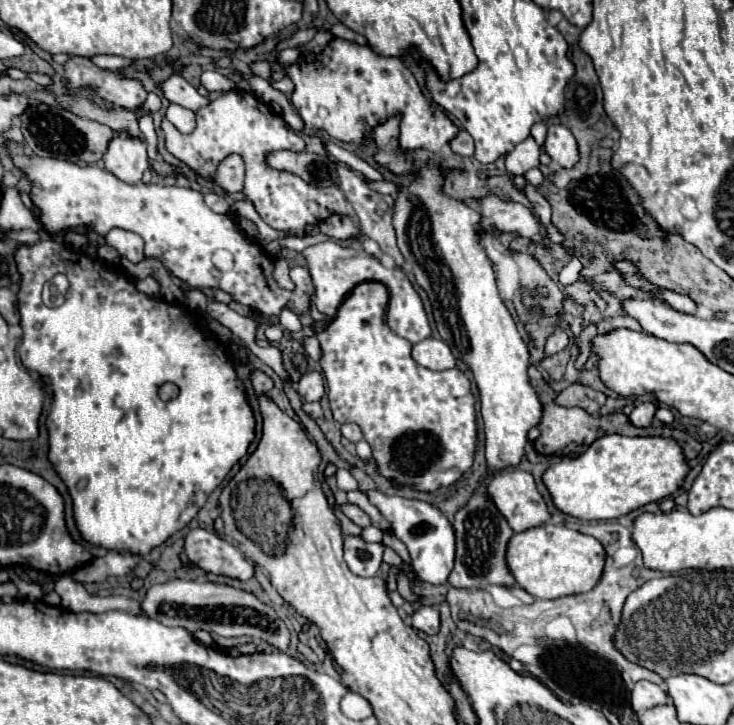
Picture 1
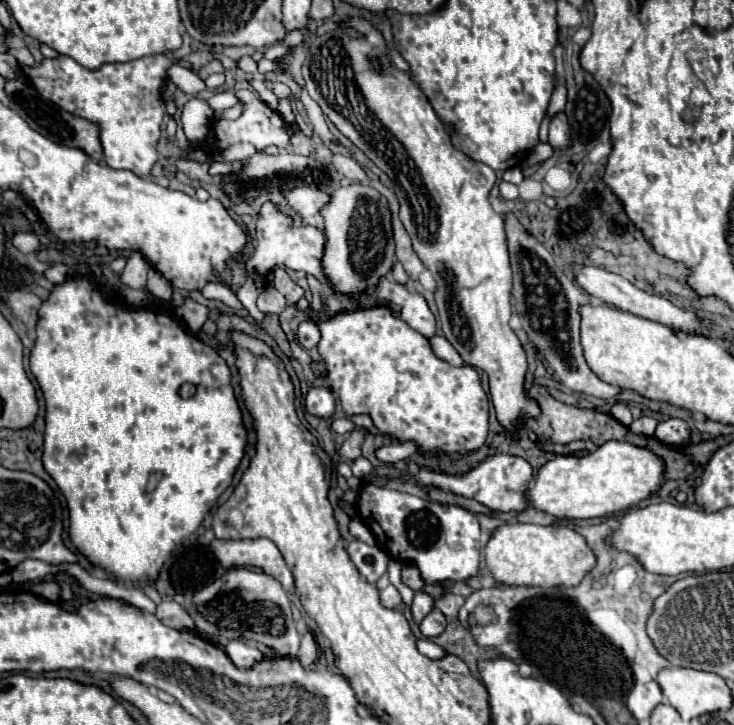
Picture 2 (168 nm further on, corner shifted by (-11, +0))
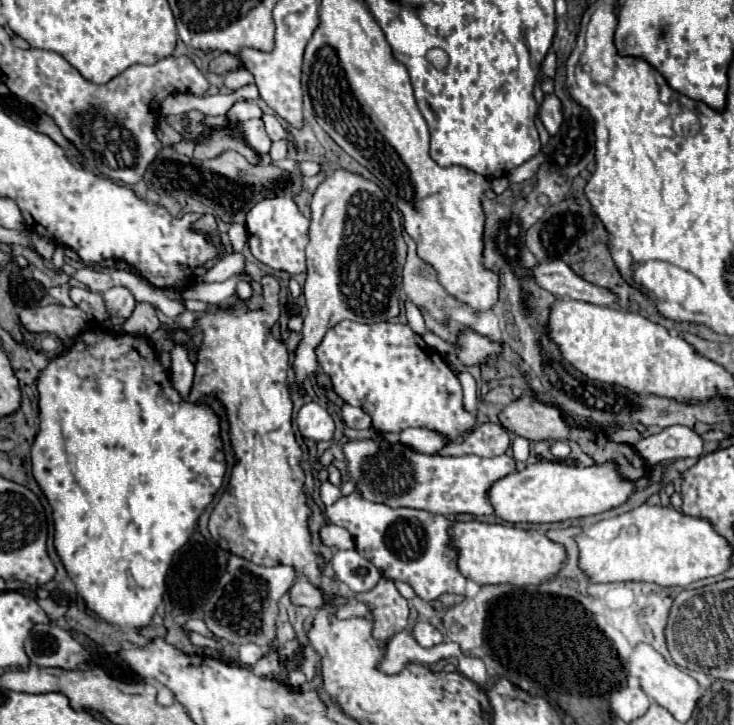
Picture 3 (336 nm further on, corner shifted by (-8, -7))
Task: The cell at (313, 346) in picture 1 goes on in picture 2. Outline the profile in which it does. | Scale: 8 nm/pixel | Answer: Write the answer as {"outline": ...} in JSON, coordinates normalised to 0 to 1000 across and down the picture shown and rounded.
{"outline":[[[413,443],[413,446],[407,448],[405,468],[407,468],[407,473],[410,473],[416,481],[429,479],[429,476],[435,473],[435,465],[437,465],[437,459],[435,459],[435,454],[432,454],[432,448],[429,448],[426,443]]]}

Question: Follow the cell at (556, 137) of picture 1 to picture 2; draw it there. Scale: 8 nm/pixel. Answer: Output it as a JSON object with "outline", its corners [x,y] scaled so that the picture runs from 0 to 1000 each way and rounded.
{"outline":[[[764,153],[751,164],[748,172],[748,200],[756,206],[770,206],[778,194],[775,172],[772,172],[772,159]]]}

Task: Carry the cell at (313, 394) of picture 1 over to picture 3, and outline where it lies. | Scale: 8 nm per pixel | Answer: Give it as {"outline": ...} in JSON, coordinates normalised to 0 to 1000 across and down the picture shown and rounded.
{"outline":[[[417,554],[406,568],[406,593],[422,607],[450,607],[455,599],[455,579],[447,566],[431,554]]]}

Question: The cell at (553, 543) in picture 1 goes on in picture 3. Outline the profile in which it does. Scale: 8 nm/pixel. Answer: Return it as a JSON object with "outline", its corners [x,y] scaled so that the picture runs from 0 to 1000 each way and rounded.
{"outline":[[[651,717],[621,720],[613,728],[616,750],[627,756],[624,783],[654,808],[665,806],[698,806],[698,808],[728,808],[752,803],[771,775],[771,756],[752,748],[733,731],[711,731],[703,726],[662,723]]]}

